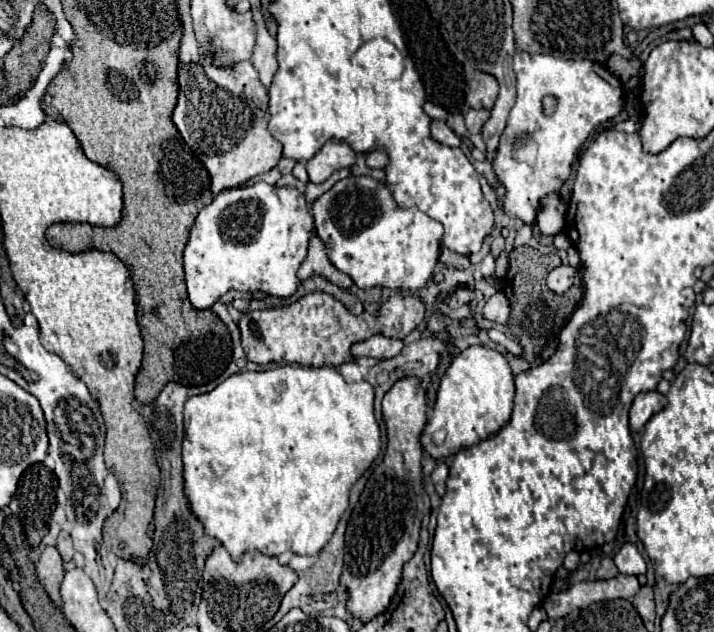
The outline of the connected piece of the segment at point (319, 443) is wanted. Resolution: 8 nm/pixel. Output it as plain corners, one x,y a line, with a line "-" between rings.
282,365
270,371
236,373
228,377
226,381
222,381
216,389
186,399
186,405
184,405
184,441
182,441
184,495
190,503
190,511
202,523
204,533
220,541
234,561
240,561
240,557
246,551
262,551
272,557
278,557
284,551
292,551
296,555
318,555
318,551
332,537
342,513
348,507
350,487
370,467
370,463
378,457
378,453
380,453
380,429
378,429
378,423
374,421
372,385
368,385
366,381
346,383
334,367

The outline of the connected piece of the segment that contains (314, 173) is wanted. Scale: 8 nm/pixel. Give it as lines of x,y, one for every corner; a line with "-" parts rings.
326,141
324,147
306,163
308,179
312,183
324,183
334,171
352,167
356,163
354,149
344,141

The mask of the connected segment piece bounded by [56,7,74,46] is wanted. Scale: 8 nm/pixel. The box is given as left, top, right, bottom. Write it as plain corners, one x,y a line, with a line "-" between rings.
62,7
62,17
64,17
64,21
66,21
66,23
58,23
58,19
56,19
57,32
62,36
66,44
70,46
72,45
72,41
74,39
74,32
72,26
66,19
63,7

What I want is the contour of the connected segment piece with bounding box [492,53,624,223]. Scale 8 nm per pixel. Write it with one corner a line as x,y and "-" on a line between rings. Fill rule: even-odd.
516,53
512,67
518,79
518,97
510,111
508,125
500,135
492,165
496,181
506,189
502,197
504,213
532,223
540,201
550,193
558,193
562,183
570,177
572,161
594,127
622,111
622,85
604,65
588,59
570,61
552,55
-
548,93
558,99
558,109
550,117
542,113
542,97

